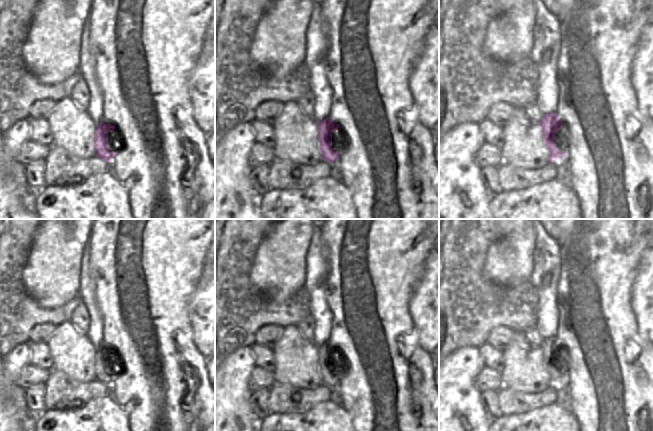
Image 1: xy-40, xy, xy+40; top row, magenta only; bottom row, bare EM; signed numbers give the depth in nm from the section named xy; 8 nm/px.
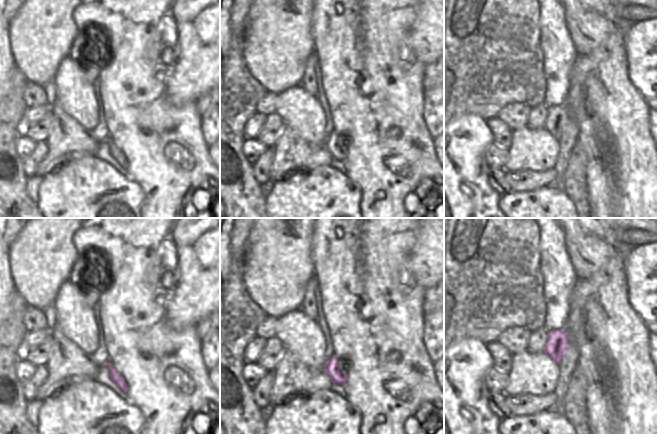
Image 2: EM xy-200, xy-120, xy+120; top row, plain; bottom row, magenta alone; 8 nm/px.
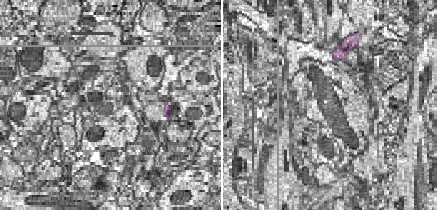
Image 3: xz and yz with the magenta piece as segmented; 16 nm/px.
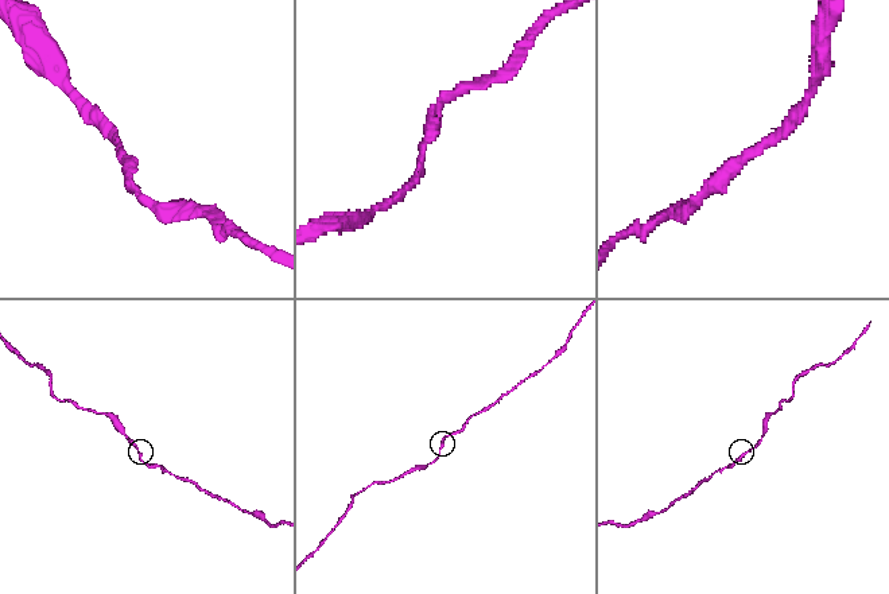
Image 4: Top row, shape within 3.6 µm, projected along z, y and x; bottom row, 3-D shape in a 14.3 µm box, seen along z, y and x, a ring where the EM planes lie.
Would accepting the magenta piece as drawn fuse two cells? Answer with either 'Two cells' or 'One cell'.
One cell.

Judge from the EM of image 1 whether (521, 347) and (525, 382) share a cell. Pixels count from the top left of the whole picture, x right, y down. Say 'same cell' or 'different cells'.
same cell

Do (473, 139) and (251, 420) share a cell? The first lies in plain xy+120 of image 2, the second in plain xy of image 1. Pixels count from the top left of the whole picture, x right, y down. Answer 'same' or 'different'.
same

